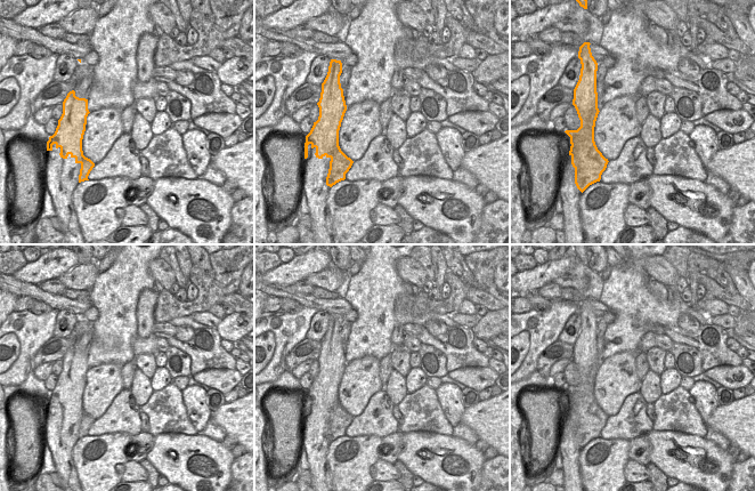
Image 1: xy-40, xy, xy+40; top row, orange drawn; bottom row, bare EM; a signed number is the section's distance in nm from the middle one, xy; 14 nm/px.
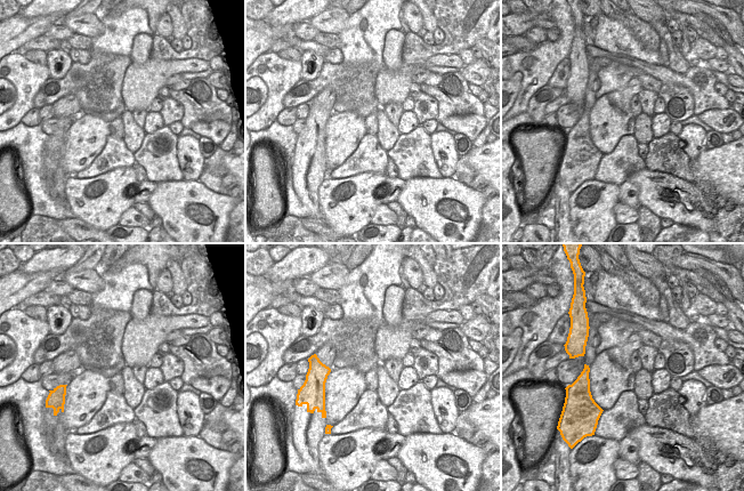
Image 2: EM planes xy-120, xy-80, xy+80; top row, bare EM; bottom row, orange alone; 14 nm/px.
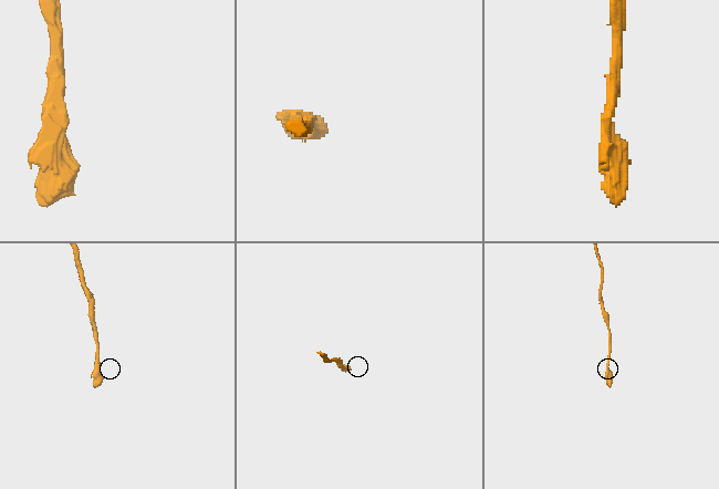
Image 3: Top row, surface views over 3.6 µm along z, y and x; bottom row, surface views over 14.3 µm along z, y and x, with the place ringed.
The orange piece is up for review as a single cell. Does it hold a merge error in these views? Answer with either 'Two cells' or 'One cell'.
Two cells

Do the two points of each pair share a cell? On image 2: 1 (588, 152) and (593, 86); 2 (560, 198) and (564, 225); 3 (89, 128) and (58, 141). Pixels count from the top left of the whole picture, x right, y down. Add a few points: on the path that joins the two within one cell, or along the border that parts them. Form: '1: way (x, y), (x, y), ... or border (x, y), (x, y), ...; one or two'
1: way (583, 136), (583, 121), (589, 102); one
2: way (561, 204), (561, 218); one
3: border (67, 129), (64, 144); two

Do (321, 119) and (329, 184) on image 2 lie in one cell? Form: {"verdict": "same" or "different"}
{"verdict": "different"}

